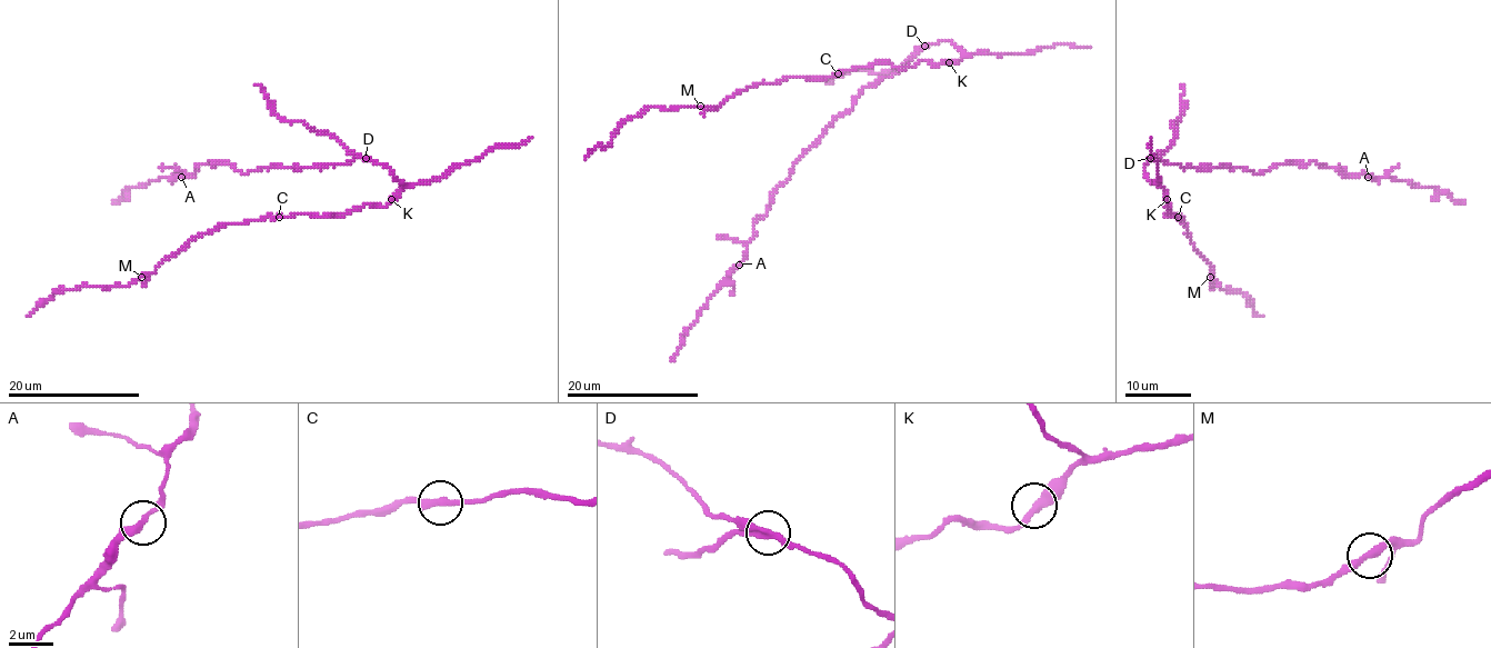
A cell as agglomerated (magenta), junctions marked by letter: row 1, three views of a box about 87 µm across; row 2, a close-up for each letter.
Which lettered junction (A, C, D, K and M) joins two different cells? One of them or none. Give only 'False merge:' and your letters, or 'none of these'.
False merge: D

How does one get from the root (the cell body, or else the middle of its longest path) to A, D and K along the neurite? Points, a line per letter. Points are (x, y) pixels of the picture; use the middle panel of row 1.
A: (954, 45), (922, 47), (891, 76), (863, 89), (796, 162), (769, 210), (752, 225), (739, 265)
D: (954, 45), (941, 41), (924, 47)
K: (954, 45), (962, 56), (949, 62)

